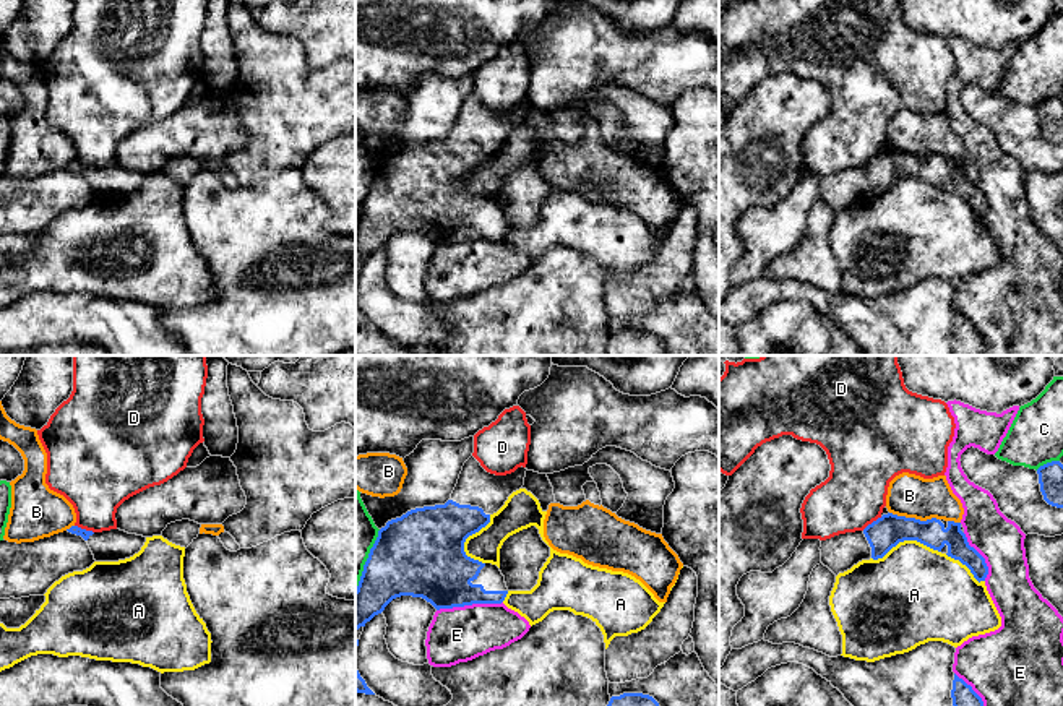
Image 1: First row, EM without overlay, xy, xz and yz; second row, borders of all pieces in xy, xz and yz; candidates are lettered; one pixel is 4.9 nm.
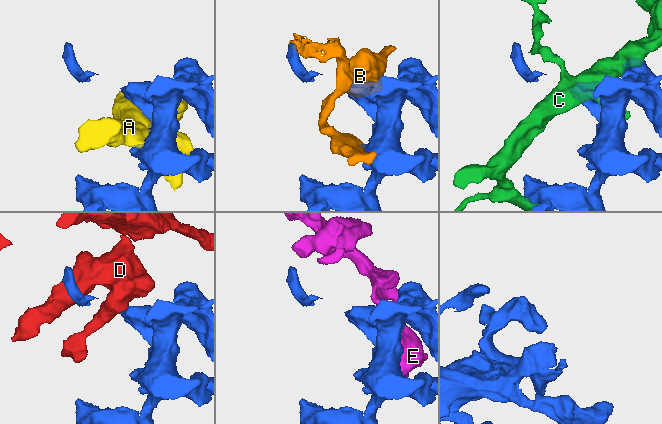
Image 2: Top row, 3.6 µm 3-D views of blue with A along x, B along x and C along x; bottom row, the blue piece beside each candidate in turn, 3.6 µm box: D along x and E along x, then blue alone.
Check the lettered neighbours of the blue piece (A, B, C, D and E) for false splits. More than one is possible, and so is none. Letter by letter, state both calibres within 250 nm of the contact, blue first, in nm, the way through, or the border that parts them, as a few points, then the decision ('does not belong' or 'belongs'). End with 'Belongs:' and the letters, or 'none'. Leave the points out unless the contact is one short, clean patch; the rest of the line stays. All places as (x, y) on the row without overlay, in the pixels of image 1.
A: 160 nm thick on the blue side, 440 nm on the other; does not belong
B: 160 nm thick on the blue side, 220 nm on the other; does not belong
C: 130 nm thick on the blue side, 280 nm on the other; does not belong
D: 50 nm thick on the blue side, 340 nm on the other; border along xy (75, 161), (93, 169); does not belong
E: 320 nm thick on the blue side, 280 nm on the other; does not belong
Belongs: none

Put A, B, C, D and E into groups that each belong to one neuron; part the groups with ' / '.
A / B / C / D / E

